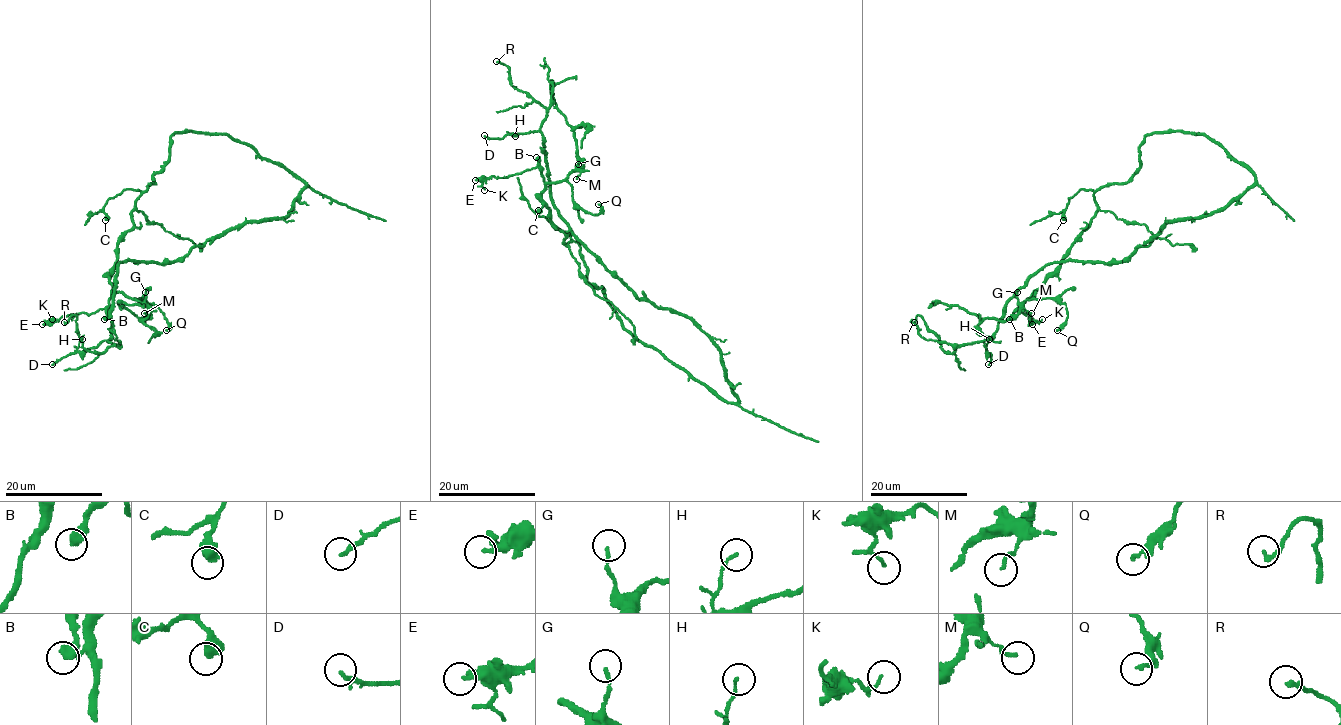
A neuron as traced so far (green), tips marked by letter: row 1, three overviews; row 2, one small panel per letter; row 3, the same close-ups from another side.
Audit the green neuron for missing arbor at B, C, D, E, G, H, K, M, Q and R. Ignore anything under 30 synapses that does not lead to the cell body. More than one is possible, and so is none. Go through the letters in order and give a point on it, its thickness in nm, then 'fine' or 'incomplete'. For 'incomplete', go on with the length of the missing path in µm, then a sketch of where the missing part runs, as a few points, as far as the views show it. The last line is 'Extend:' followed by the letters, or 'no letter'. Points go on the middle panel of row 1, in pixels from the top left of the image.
B: place (536, 157); calibre 500 nm; incomplete; missing 20 µm; course (536, 157), (538, 155), (534, 157), (515, 141), (507, 152), (511, 156)
C: place (538, 210); calibre 550 nm; fine
D: place (484, 135); calibre 190 nm; fine
E: place (475, 180); calibre 190 nm; fine
G: place (578, 164); calibre 140 nm; fine
H: place (515, 136); calibre 130 nm; fine
K: place (484, 190); calibre 120 nm; fine
M: place (576, 179); calibre 140 nm; fine
Q: place (598, 204); calibre 170 nm; fine
R: place (496, 61); calibre 200 nm; fine
Extend: B

